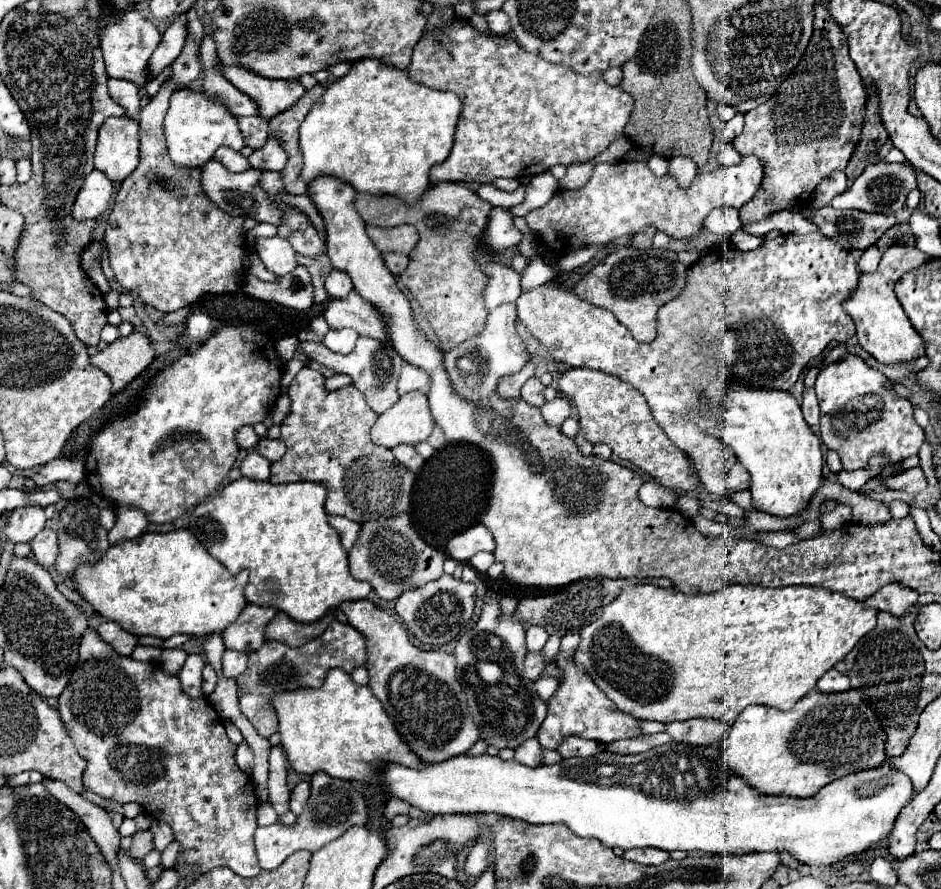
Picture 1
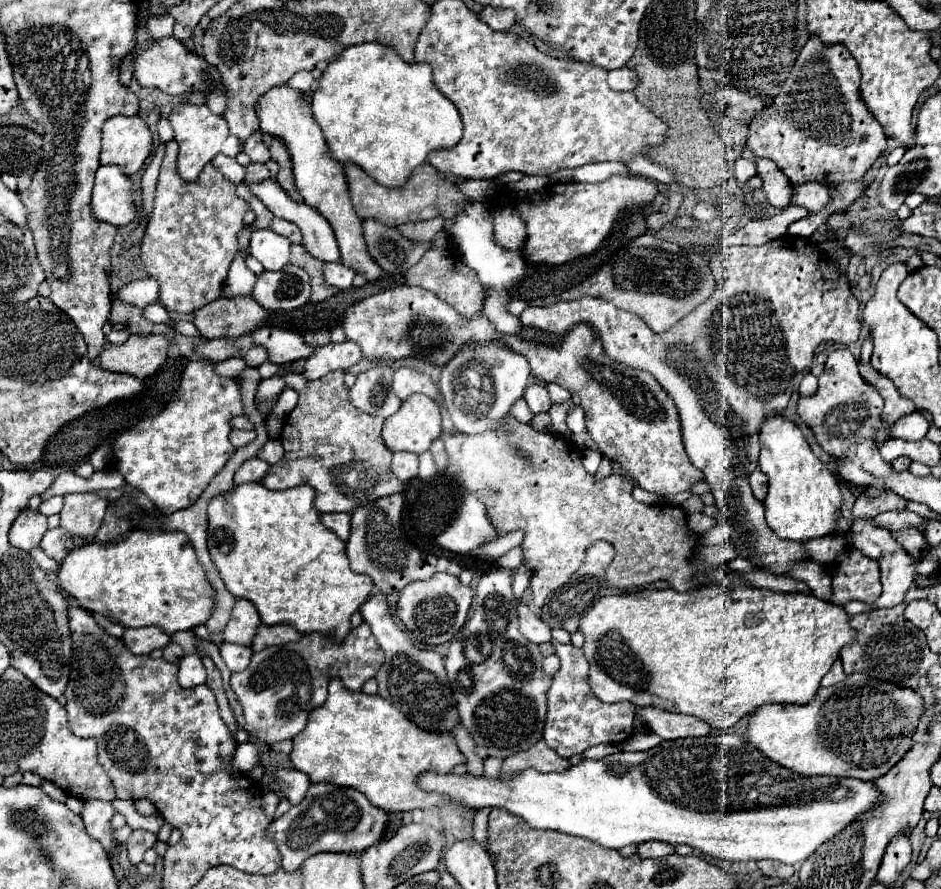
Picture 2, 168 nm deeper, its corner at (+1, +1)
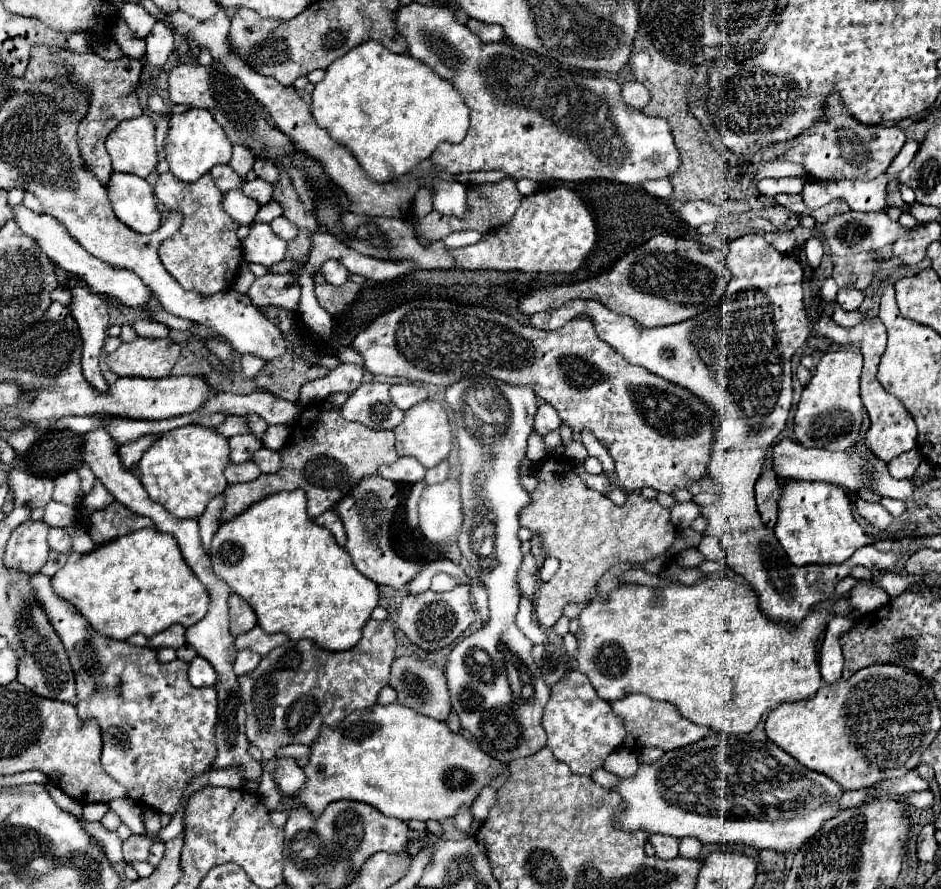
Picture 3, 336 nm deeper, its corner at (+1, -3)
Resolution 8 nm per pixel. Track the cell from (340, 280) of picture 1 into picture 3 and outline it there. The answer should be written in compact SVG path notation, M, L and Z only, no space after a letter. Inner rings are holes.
M328 261L328 263L324 263L324 265L322 265L322 273L324 273L326 281L328 281L330 285L334 285L334 287L342 287L344 283L350 281L348 269L346 269L342 263L338 263L338 261Z

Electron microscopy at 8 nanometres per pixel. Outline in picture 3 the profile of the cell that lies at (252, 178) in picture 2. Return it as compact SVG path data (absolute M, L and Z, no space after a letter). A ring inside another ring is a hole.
M256 177L254 181L246 181L246 183L242 185L242 193L244 193L246 197L256 199L260 205L266 205L266 203L272 199L272 185L266 183L264 179Z

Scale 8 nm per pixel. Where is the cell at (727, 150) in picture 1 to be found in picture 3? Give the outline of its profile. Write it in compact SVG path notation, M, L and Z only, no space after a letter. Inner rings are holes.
M760 163L752 173L752 181L760 181L764 177L806 177L802 165L796 163Z

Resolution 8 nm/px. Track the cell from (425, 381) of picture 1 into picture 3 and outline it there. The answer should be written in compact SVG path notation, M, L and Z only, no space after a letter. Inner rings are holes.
M398 383L398 385L390 387L390 395L392 395L392 401L402 411L406 411L412 405L428 399L428 389L422 385L416 385L416 383Z

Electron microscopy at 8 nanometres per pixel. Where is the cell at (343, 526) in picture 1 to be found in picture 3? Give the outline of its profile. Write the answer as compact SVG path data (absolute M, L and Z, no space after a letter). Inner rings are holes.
M326 511L326 513L322 513L322 515L318 515L316 519L314 519L314 523L316 525L322 525L322 527L326 527L328 531L332 531L332 535L336 537L336 543L338 545L346 545L346 531L344 531L344 523L342 523L342 519L338 517L338 513L336 511Z

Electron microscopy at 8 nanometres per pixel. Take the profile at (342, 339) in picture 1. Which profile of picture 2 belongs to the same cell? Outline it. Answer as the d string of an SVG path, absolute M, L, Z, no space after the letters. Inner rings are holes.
M354 341L346 343L328 343L314 351L310 359L306 359L306 379L316 381L324 377L330 371L348 371L348 367L356 365L362 359L362 351L358 351L358 345Z

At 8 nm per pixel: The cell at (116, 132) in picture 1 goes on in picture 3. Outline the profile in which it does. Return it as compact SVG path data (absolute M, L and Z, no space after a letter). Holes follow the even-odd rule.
M148 115L122 121L106 139L112 169L146 179L158 163L154 123Z

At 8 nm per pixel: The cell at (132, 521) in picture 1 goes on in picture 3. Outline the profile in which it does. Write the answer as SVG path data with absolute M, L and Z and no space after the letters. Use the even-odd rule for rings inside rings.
M216 495L214 499L210 499L210 503L206 505L206 511L198 517L198 527L200 527L200 537L202 537L202 547L204 551L210 555L210 541L216 533L216 529L220 527L220 517L224 511L224 495Z

